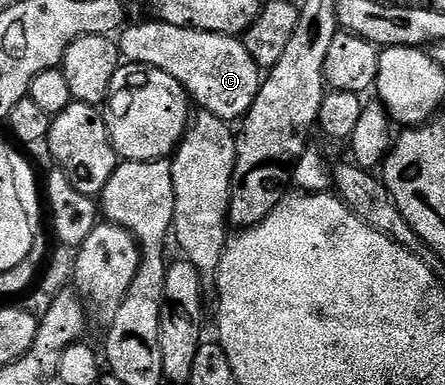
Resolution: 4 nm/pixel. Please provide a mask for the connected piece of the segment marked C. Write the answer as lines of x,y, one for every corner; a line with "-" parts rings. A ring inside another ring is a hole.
153,21
145,22
131,22
117,36
118,49
125,62
164,69
168,77
176,77
176,81
180,81
187,95
201,110
216,117
238,121
249,113
252,101
256,101
258,89
262,86
263,76
241,38
204,33
196,29
176,29
176,25

